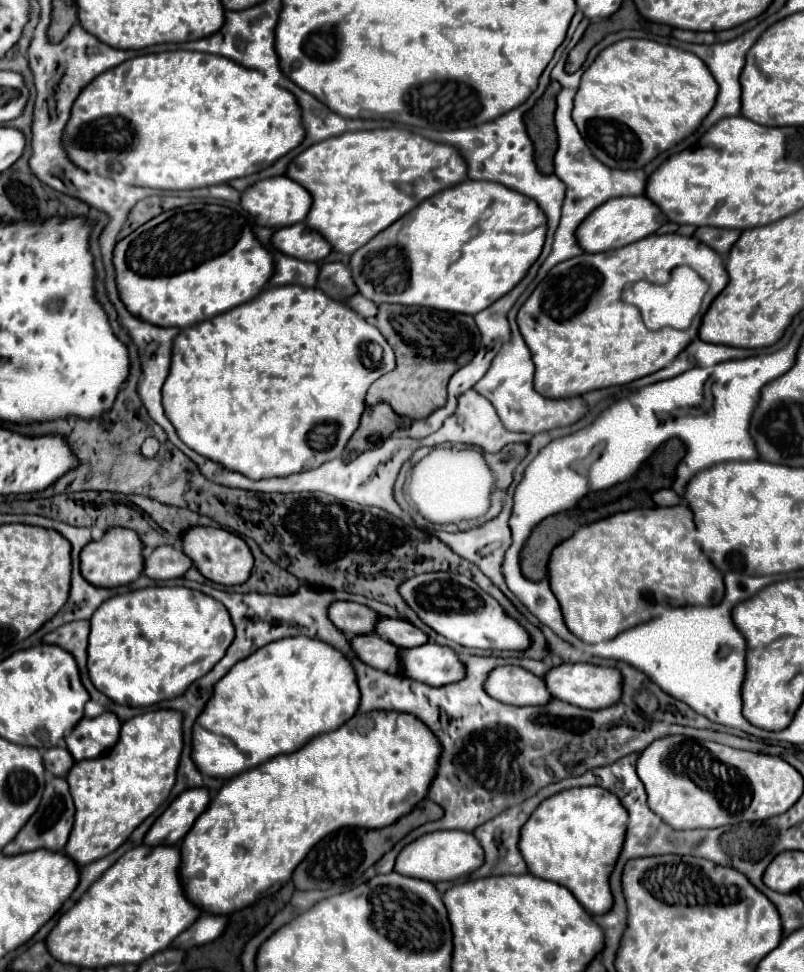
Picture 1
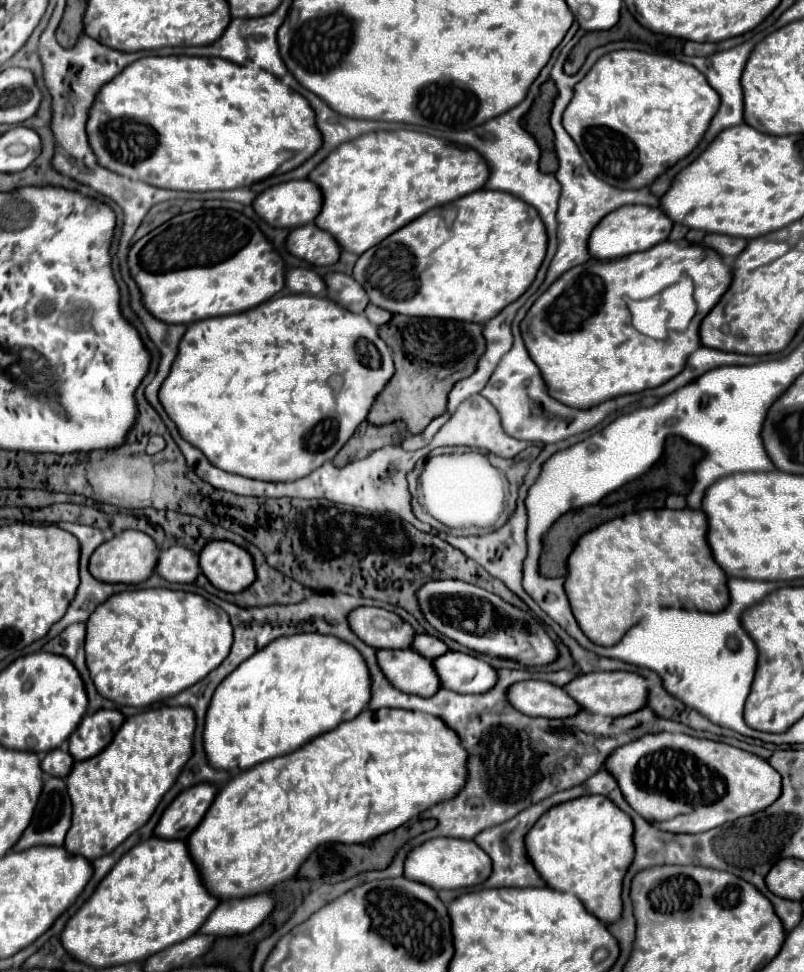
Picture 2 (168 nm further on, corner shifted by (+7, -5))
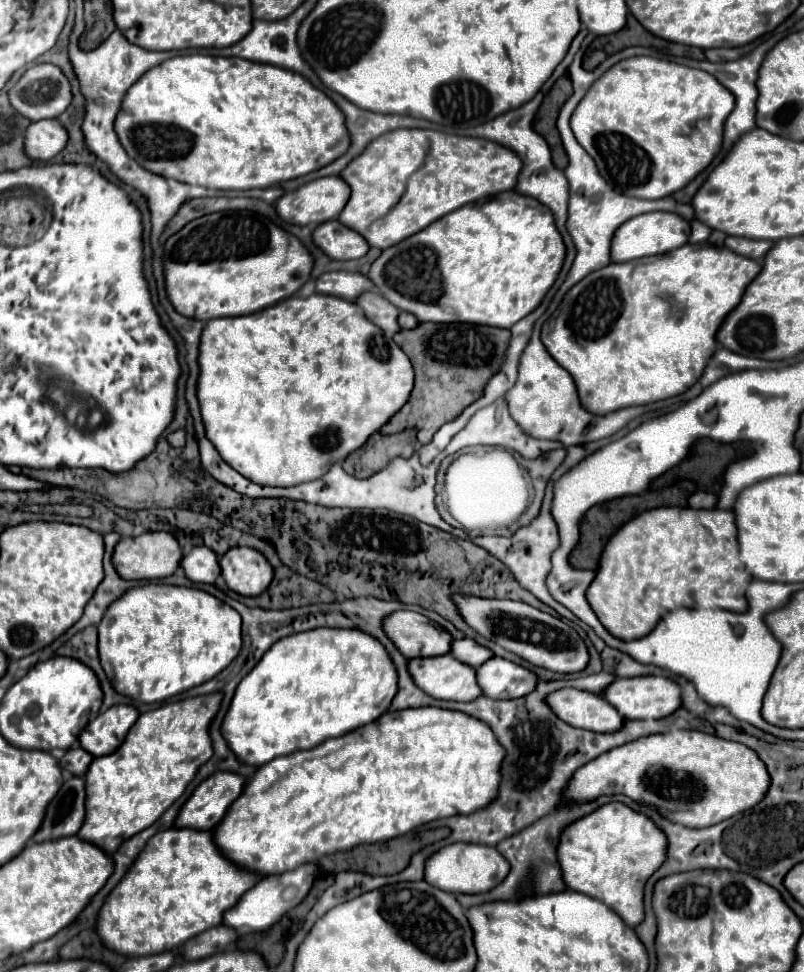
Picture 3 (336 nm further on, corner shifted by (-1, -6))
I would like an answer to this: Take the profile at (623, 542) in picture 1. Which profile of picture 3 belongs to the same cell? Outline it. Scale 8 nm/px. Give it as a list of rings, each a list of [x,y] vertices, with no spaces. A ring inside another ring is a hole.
[[[665,506],[635,516],[609,538],[601,552],[597,574],[587,588],[587,600],[599,622],[609,630],[609,634],[619,640],[637,640],[649,634],[649,630],[653,630],[653,626],[665,612],[687,602],[687,596],[691,596],[695,604],[705,608],[745,612],[745,586],[749,584],[749,580],[751,574],[747,574],[745,566],[739,562],[737,528],[731,510],[695,510]]]

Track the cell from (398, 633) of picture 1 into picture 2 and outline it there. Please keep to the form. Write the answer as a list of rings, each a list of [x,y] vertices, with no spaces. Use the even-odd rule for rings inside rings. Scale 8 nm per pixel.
[[[417,635],[413,641],[413,649],[427,659],[441,657],[449,651],[449,647],[439,637],[433,637],[433,635]]]

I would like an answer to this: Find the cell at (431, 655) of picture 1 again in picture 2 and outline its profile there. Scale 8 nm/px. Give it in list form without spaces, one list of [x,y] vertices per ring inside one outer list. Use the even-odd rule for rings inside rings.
[[[445,653],[433,659],[437,675],[445,689],[457,693],[487,693],[497,685],[497,671],[483,659],[467,655],[467,653]]]

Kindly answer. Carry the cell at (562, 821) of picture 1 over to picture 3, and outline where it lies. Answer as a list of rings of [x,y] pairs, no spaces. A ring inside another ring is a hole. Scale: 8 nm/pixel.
[[[609,802],[565,826],[557,860],[567,888],[607,902],[627,926],[635,928],[643,920],[643,886],[665,860],[665,834],[643,814],[621,802]]]

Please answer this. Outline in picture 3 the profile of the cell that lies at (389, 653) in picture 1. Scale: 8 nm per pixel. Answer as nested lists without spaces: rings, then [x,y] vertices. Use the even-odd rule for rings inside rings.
[[[451,654],[407,660],[413,682],[429,696],[439,700],[469,702],[481,696],[475,680],[475,668],[457,662]]]

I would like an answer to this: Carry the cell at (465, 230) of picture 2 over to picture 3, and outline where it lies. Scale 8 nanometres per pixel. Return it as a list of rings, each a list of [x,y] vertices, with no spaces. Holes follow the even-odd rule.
[[[513,194],[513,198],[505,202],[501,196],[495,196],[491,200],[465,204],[445,214],[425,230],[383,250],[371,264],[367,278],[383,298],[399,310],[413,314],[419,322],[462,322],[510,329],[541,302],[545,292],[555,282],[563,258],[565,244],[551,210],[531,196],[519,198]]]

